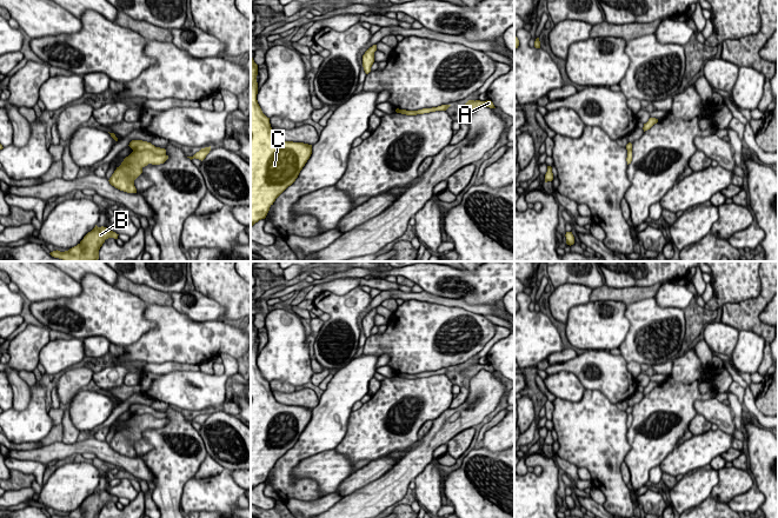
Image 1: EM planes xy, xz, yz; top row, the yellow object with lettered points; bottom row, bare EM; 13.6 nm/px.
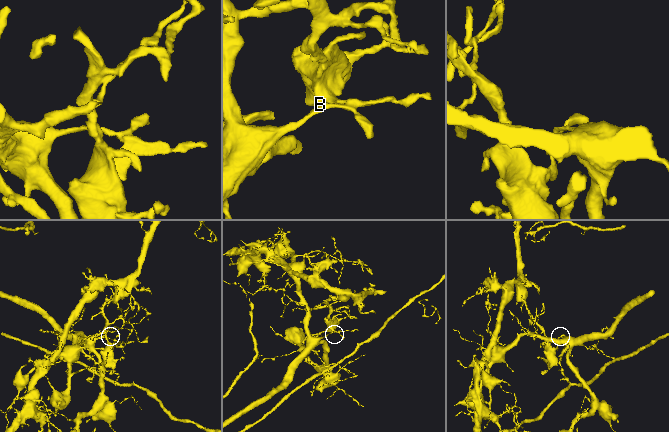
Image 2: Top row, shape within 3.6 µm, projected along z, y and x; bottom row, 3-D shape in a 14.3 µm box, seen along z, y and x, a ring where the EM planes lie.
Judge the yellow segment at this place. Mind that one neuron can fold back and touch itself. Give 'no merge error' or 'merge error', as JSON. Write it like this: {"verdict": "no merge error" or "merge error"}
{"verdict": "merge error"}

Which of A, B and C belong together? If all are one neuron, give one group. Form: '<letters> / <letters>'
A B / C

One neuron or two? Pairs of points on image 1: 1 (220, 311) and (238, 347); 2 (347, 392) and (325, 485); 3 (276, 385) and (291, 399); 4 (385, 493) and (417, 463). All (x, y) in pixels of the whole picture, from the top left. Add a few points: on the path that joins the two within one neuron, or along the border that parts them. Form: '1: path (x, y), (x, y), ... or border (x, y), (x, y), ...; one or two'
1: border (191, 318), (198, 321), (218, 320); two
2: border (334, 449), (306, 457); two
3: border (294, 390), (291, 392), (276, 391), (273, 393); two
4: path (393, 485), (409, 470); one

